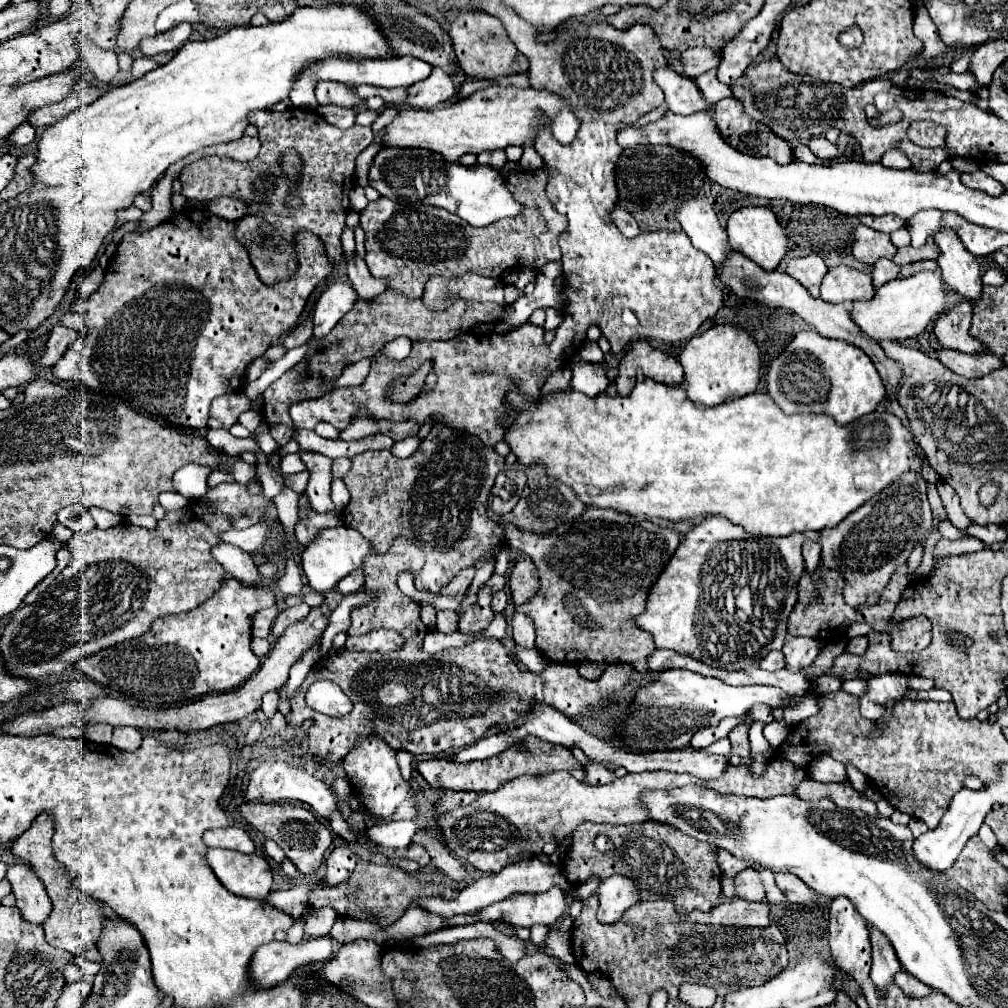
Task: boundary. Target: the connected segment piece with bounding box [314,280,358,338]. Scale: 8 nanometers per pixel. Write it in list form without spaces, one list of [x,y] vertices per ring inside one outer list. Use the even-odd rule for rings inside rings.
[[[336,280],[330,284],[330,288],[320,296],[314,310],[314,336],[324,338],[336,326],[336,322],[348,310],[352,310],[356,300],[356,290],[346,280]]]

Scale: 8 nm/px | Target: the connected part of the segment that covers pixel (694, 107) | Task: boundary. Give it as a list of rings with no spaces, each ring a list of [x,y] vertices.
[[[660,68],[660,70],[656,70],[654,80],[666,94],[668,110],[686,116],[686,114],[708,108],[708,104],[702,100],[702,94],[700,94],[698,86],[694,84],[694,80],[686,78],[684,74],[680,74],[672,68]]]

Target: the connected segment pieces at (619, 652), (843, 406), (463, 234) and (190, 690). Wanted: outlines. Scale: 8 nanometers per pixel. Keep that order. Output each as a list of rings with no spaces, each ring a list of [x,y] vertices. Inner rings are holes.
[[[586,508],[578,518],[556,526],[552,532],[536,534],[522,530],[508,522],[498,522],[504,530],[506,544],[526,552],[538,568],[540,588],[528,604],[520,604],[516,610],[530,616],[536,624],[536,648],[550,658],[550,662],[578,666],[582,662],[610,662],[632,664],[640,672],[648,672],[646,656],[656,650],[648,632],[634,624],[634,616],[644,610],[644,602],[650,586],[660,576],[662,568],[670,562],[680,544],[680,534],[672,528],[662,528],[644,516],[618,514],[614,510]]]
[[[816,330],[798,332],[788,348],[768,368],[768,394],[786,412],[828,414],[840,426],[870,414],[886,400],[886,388],[872,360],[856,346],[820,336]]]
[[[546,168],[534,172],[518,170],[516,174],[506,176],[506,184],[514,198],[524,204],[524,212],[516,218],[498,220],[486,228],[456,224],[456,214],[424,206],[422,202],[400,204],[384,196],[376,202],[368,202],[360,212],[360,224],[366,232],[364,260],[370,274],[376,278],[388,278],[390,286],[408,298],[420,298],[430,276],[452,278],[472,270],[480,276],[502,278],[508,270],[520,272],[524,266],[540,270],[546,262],[560,260],[558,236],[566,228],[567,220],[548,202],[544,194],[546,180]],[[404,268],[410,272],[408,282],[404,282]]]
[[[228,578],[216,594],[212,594],[192,612],[184,612],[180,616],[164,616],[156,620],[156,624],[152,624],[146,636],[126,640],[124,644],[116,644],[116,648],[106,648],[104,652],[98,652],[96,656],[84,656],[84,660],[78,660],[76,666],[90,680],[106,688],[110,696],[122,698],[130,704],[156,704],[158,708],[174,708],[176,704],[186,704],[206,694],[228,692],[238,688],[260,668],[260,658],[250,650],[250,618],[254,612],[258,612],[260,608],[268,608],[274,602],[276,596],[268,584],[246,586],[236,578]]]

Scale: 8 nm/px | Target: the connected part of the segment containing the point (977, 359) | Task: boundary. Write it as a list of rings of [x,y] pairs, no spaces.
[[[946,348],[938,352],[938,360],[954,374],[960,374],[964,378],[980,378],[1002,366],[1002,360],[994,354],[964,354]]]

